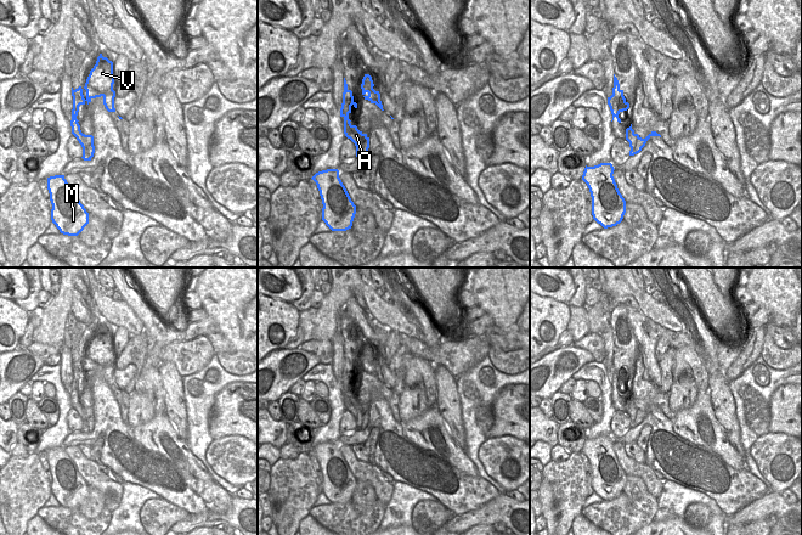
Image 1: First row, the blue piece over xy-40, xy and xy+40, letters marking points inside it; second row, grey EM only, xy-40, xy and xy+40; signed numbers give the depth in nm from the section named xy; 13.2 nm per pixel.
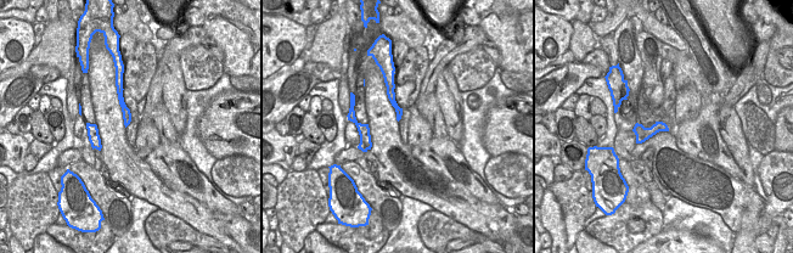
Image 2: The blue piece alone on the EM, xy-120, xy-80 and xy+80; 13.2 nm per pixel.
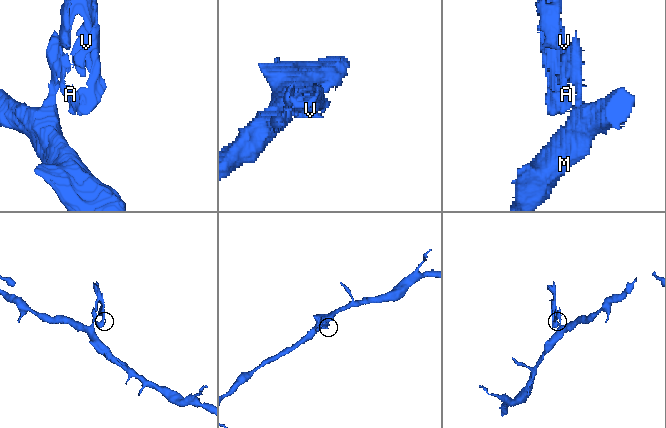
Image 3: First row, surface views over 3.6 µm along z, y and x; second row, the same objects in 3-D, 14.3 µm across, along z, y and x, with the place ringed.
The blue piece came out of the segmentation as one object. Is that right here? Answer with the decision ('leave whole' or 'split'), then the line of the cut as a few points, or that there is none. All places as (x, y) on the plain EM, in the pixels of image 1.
split; cut in xy+40 along (627, 375), (623, 378), (616, 377), (616, 389)

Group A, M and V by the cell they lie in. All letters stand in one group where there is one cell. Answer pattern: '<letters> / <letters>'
A V / M

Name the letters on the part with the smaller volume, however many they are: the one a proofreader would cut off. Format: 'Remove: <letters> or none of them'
Remove: A, V

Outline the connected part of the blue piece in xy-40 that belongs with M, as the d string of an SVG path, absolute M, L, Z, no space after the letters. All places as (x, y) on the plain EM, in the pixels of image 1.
M64 447L47 450L47 462L52 477L51 492L61 506L78 508L89 496L89 485L78 472Z

